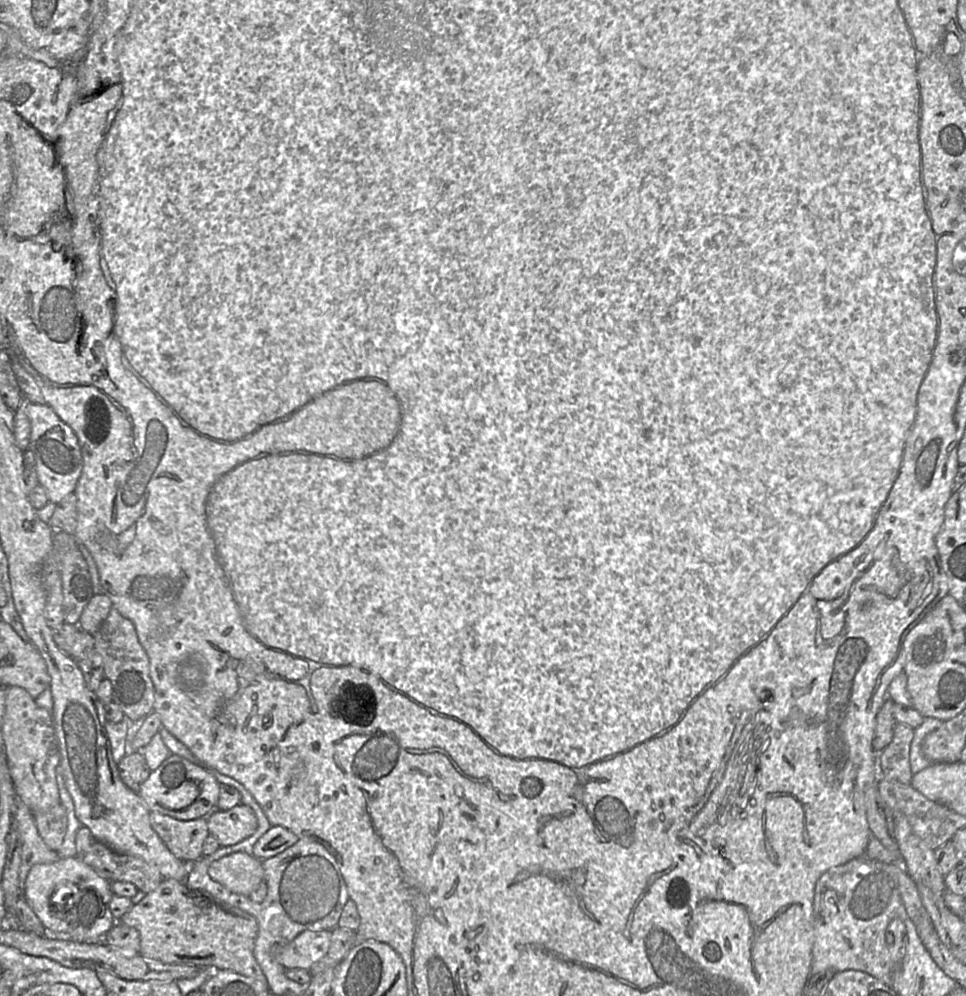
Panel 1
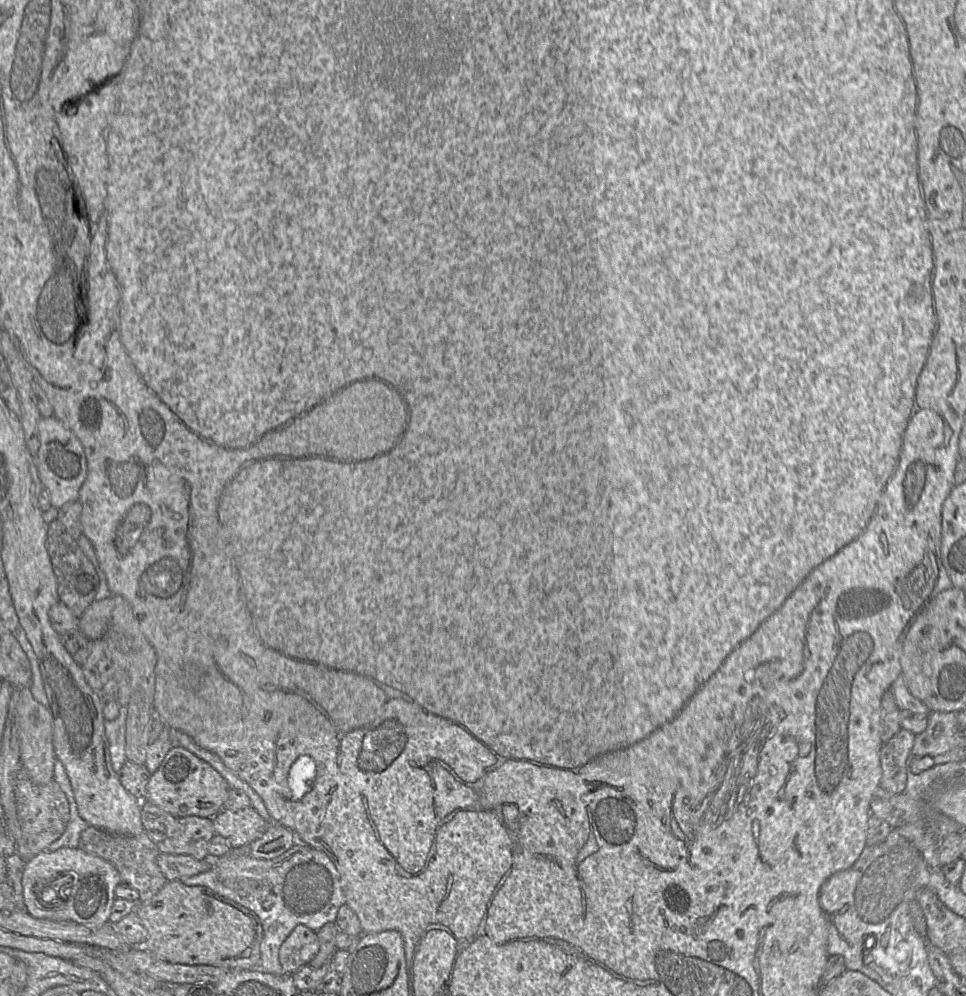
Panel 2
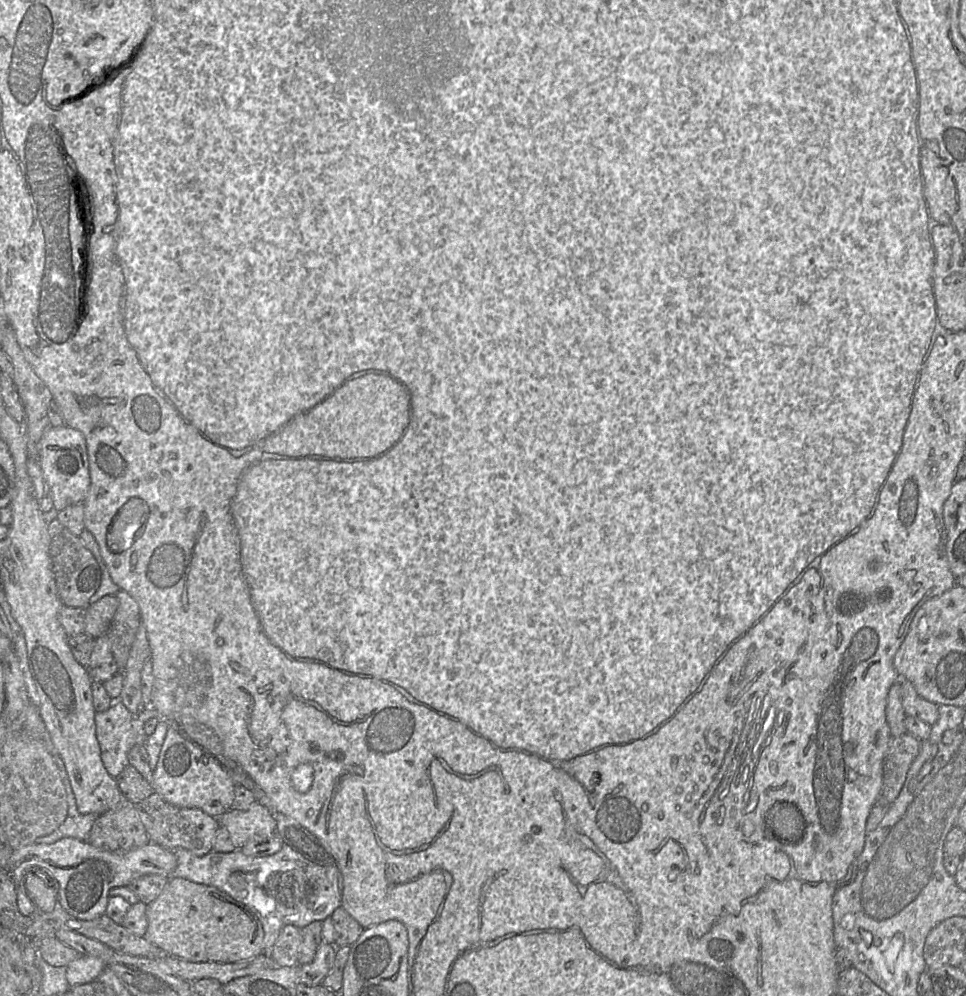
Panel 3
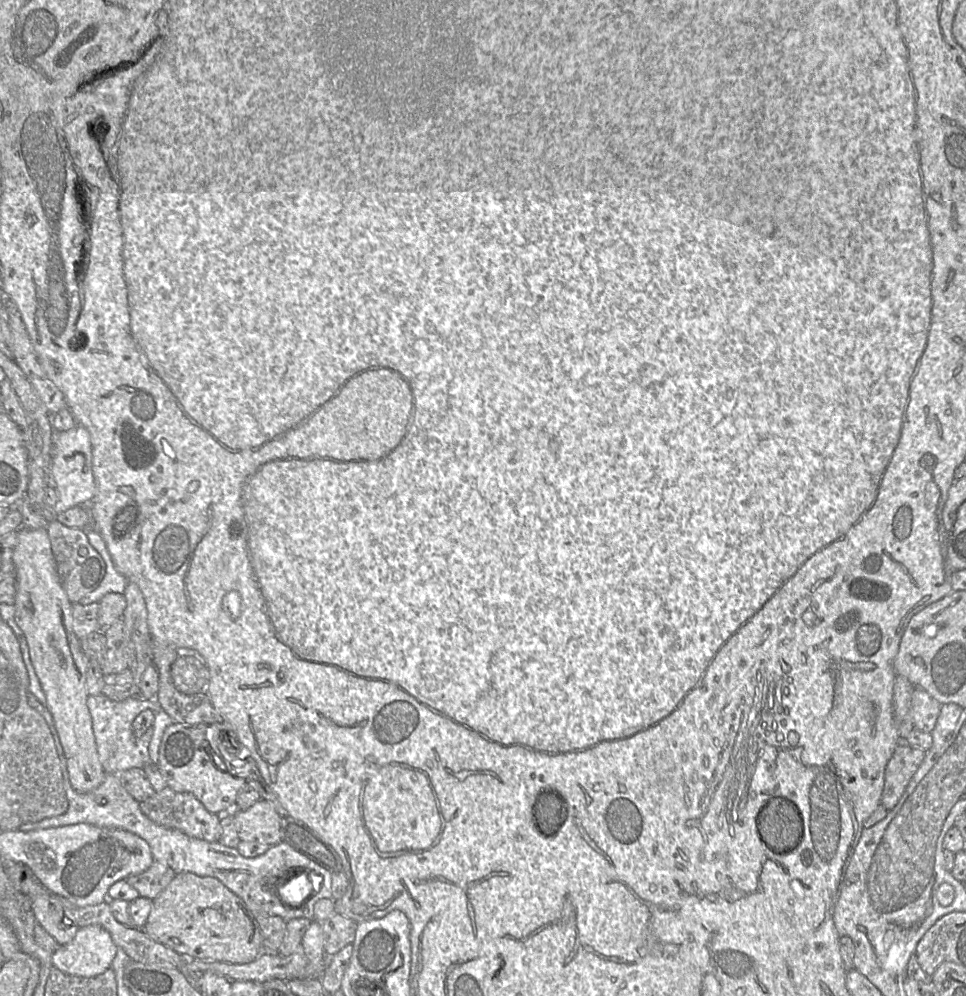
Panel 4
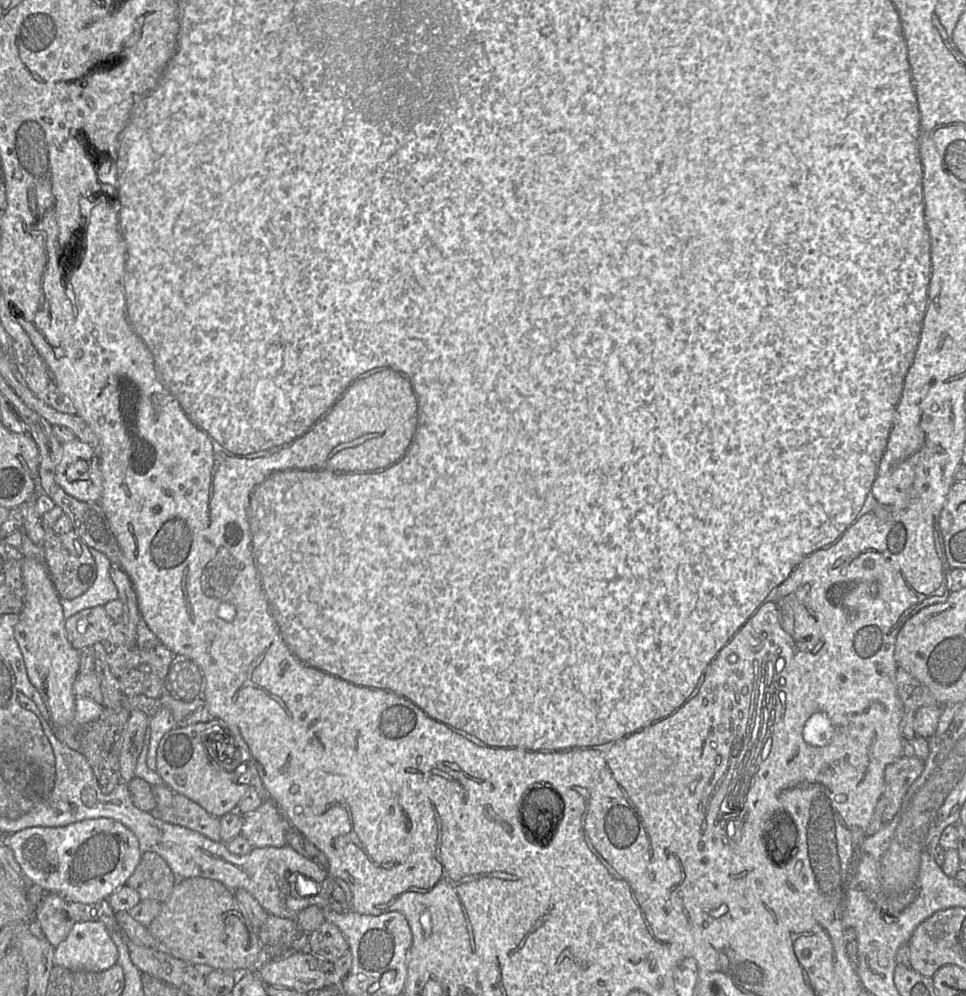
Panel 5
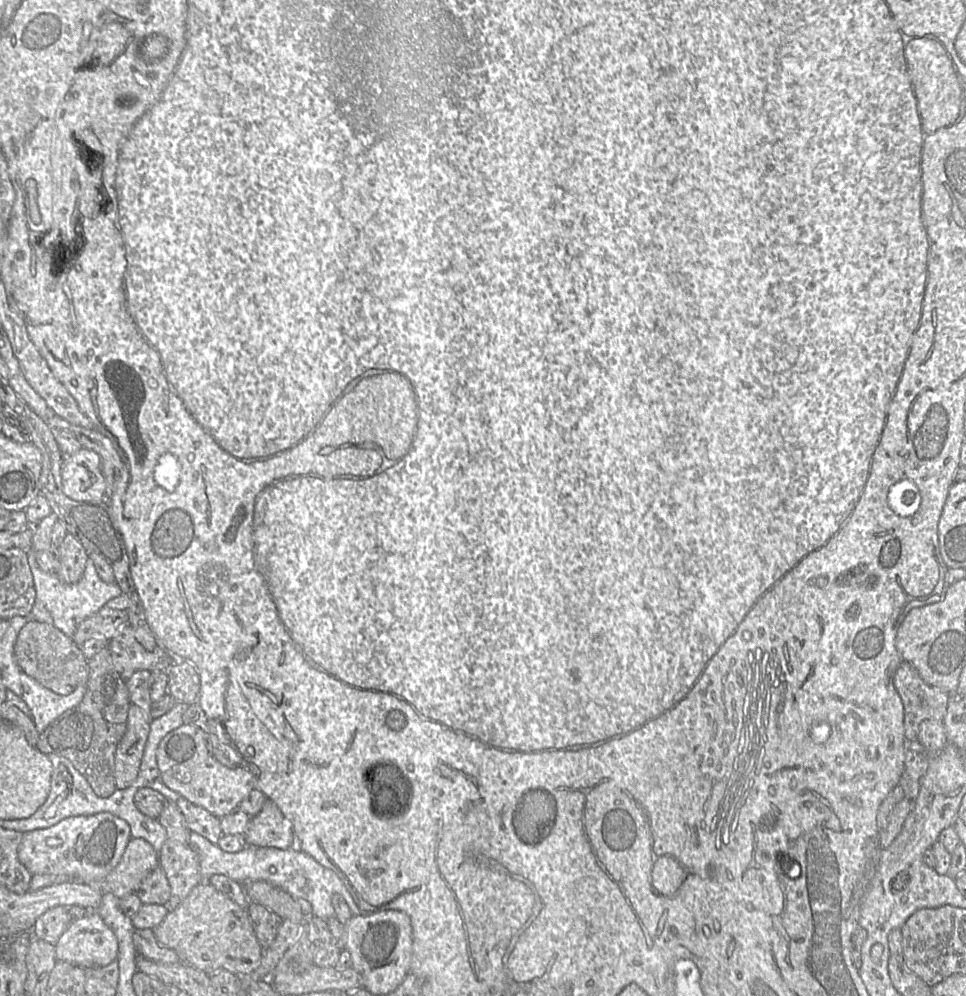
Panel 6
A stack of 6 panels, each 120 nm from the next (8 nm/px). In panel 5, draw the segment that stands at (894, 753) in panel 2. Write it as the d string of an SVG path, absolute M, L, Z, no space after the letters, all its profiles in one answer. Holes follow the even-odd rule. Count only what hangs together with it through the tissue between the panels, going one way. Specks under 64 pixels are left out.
M902 756L886 766L882 795L886 800L883 825L895 817L909 787L922 774L924 765L924 761L918 758Z

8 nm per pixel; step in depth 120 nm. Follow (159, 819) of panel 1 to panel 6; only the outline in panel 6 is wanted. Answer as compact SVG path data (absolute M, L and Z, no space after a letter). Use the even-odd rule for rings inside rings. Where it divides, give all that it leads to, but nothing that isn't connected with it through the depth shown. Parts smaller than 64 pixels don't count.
M183 797L176 801L186 827L217 844L219 838L223 835L220 827L220 818L214 816L201 806L195 805Z

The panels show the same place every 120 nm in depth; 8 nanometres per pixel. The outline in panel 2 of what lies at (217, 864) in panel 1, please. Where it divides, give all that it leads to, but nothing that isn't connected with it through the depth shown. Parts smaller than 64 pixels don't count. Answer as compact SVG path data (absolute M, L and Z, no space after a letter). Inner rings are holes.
M160 853L157 864L167 881L181 880L208 871L210 860L196 860L189 855Z

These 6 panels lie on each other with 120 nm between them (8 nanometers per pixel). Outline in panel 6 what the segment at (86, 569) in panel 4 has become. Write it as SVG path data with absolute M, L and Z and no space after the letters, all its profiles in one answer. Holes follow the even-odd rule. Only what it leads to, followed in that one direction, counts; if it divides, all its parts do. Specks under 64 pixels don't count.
M69 533L57 549L60 556L58 579L67 584L79 582L89 559L88 552L81 542Z

